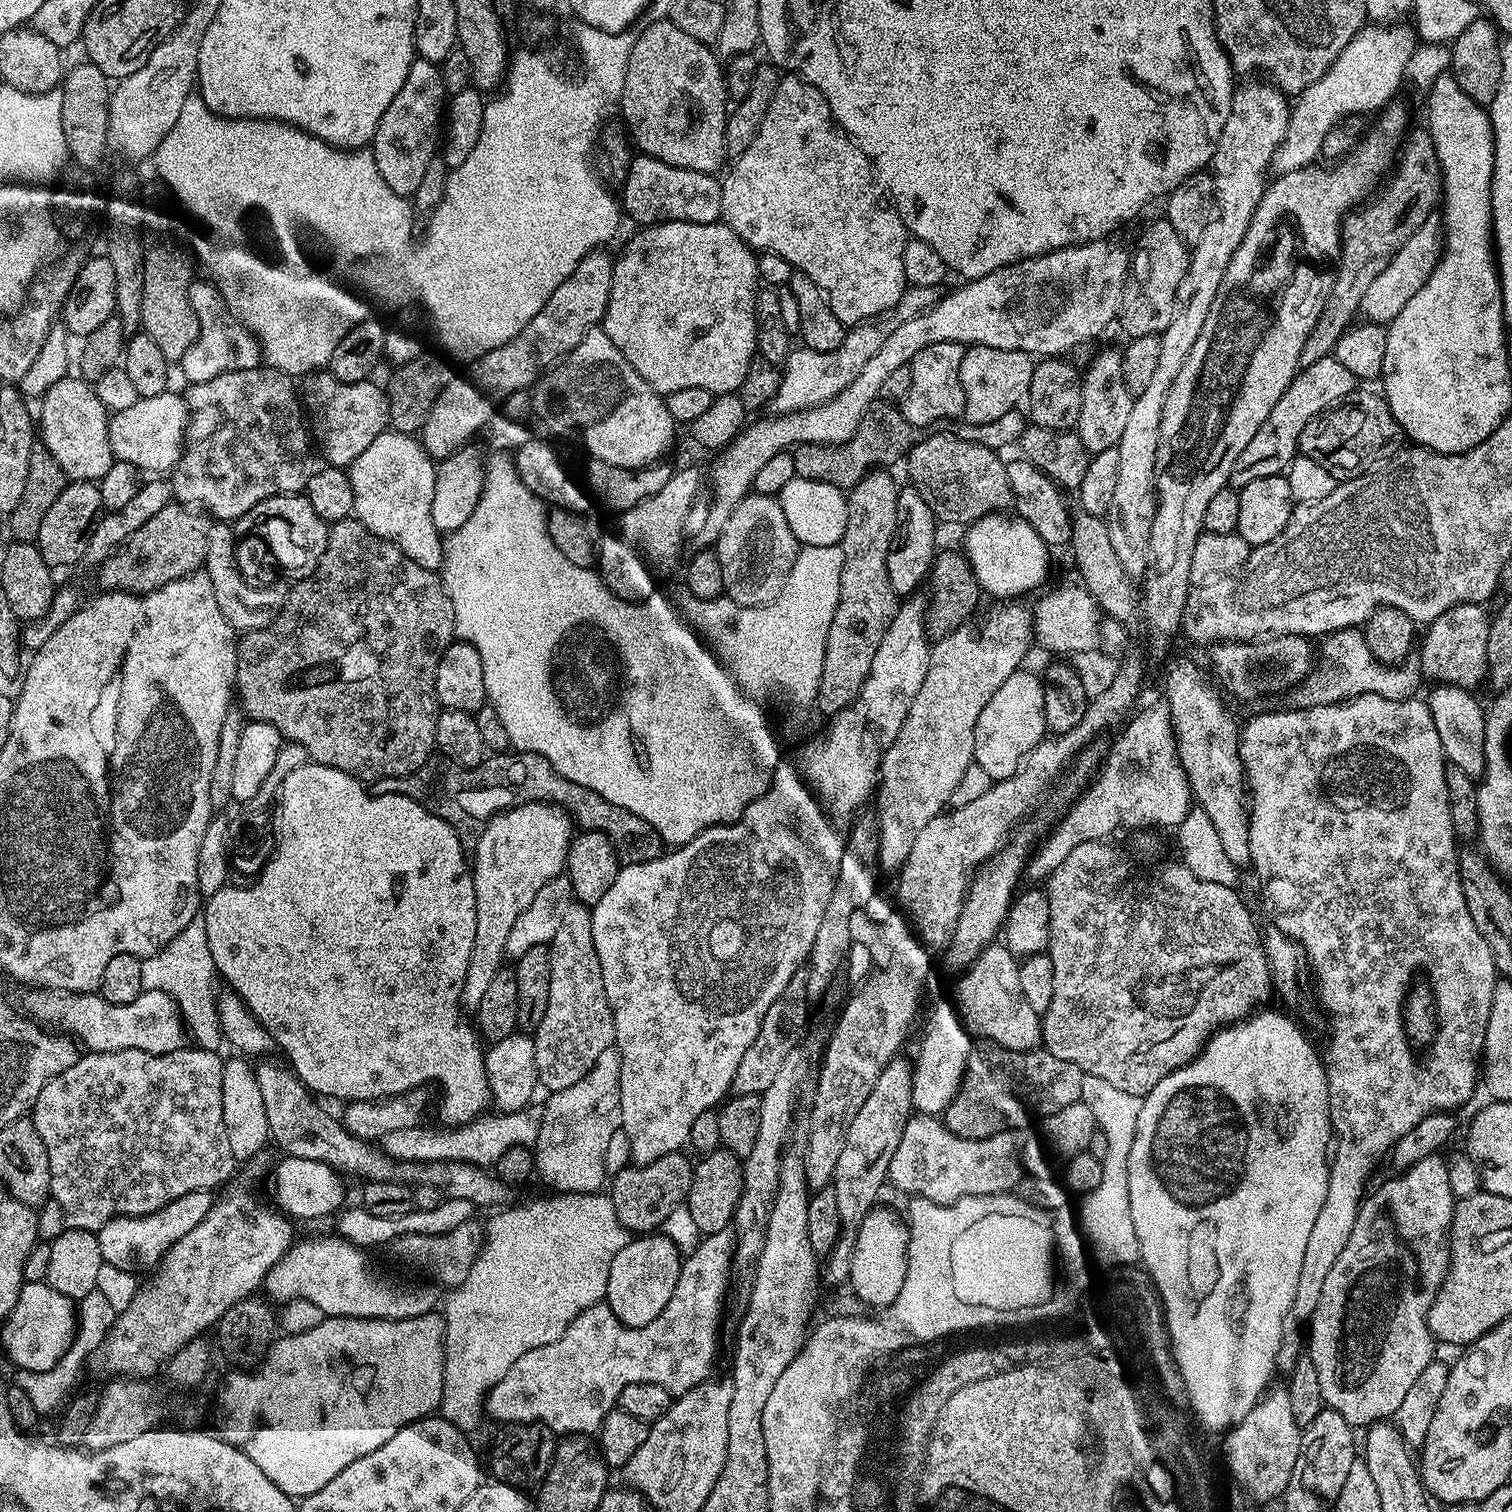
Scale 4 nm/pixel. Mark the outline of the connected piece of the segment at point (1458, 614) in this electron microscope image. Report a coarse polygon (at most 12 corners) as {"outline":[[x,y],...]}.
{"outline":[[1484,604],[1423,629],[1418,672],[1476,690],[1488,674]]}

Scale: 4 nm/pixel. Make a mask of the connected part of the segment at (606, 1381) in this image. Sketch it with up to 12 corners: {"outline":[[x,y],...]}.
{"outline":[[704,1236],[654,1322],[604,1302],[522,1354],[500,1426],[599,1433],[618,1394],[707,1381],[734,1236]]}

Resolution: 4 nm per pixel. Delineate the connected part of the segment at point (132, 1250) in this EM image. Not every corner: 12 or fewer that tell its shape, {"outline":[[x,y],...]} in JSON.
{"outline":[[191,1192],[155,1216],[116,1216],[96,1233],[104,1263],[155,1269],[206,1218],[213,1193]]}

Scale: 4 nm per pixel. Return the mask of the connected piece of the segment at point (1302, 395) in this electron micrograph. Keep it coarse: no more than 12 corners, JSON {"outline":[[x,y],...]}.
{"outline":[[1335,355],[1301,367],[1228,479],[1281,475],[1320,412],[1357,391]]}

